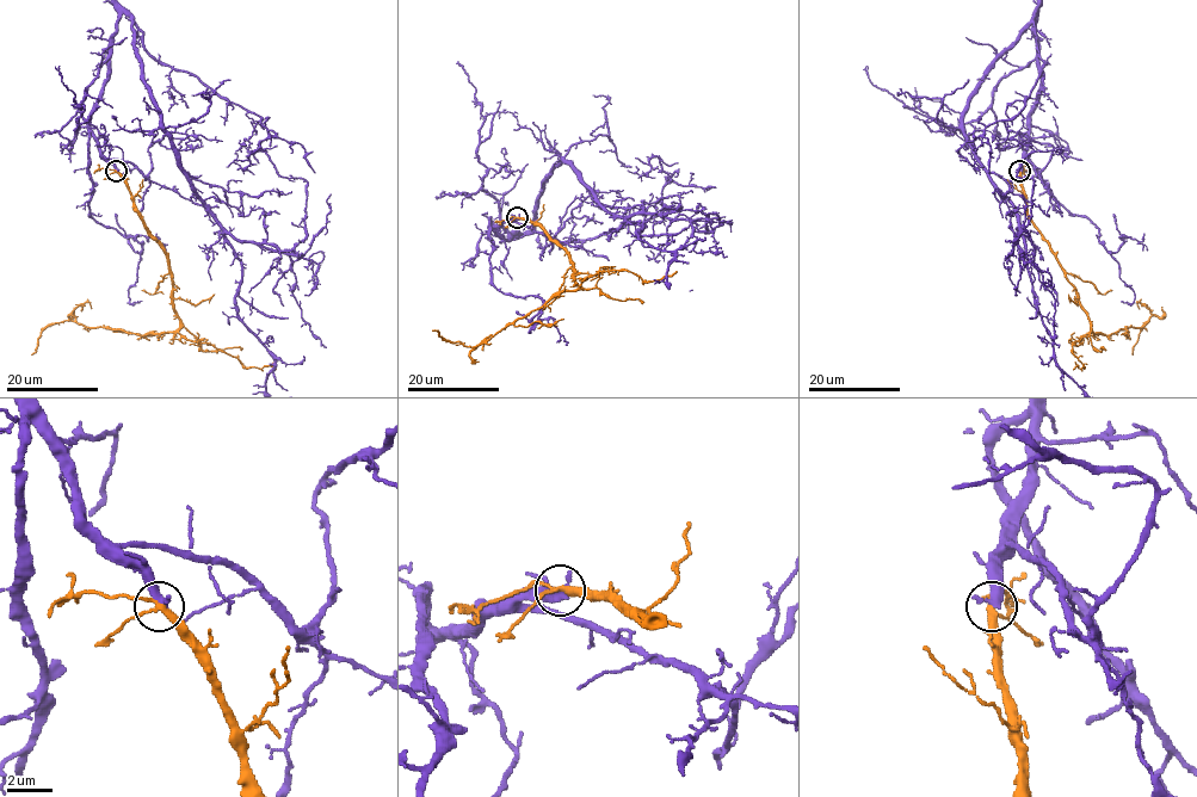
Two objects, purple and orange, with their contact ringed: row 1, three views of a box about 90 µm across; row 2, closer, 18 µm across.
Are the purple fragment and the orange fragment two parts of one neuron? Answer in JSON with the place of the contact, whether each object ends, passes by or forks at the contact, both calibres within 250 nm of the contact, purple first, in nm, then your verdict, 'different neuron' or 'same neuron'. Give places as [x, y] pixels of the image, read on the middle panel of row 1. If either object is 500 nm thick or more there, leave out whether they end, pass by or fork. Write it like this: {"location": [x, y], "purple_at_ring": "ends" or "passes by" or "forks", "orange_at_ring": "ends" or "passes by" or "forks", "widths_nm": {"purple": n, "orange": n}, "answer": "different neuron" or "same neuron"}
{"location": [517, 217], "widths_nm": {"purple": 500, "orange": 220}, "answer": "same neuron"}

